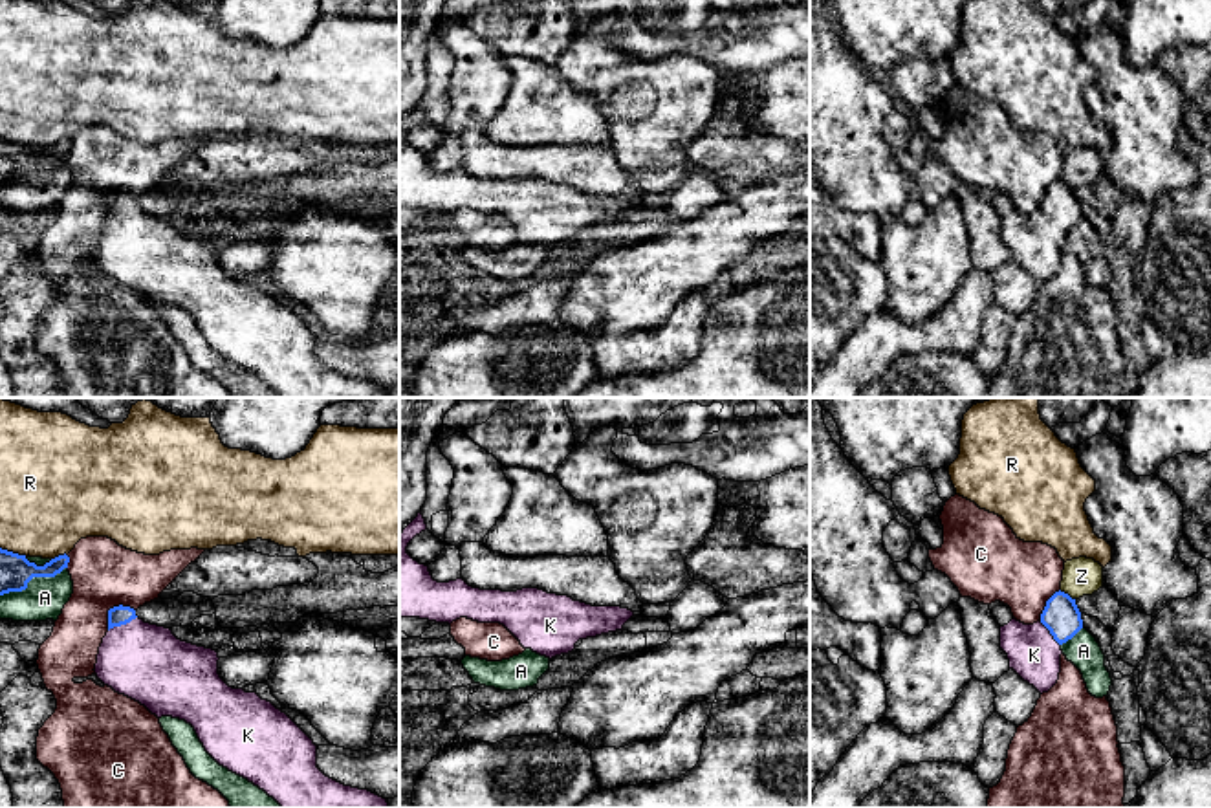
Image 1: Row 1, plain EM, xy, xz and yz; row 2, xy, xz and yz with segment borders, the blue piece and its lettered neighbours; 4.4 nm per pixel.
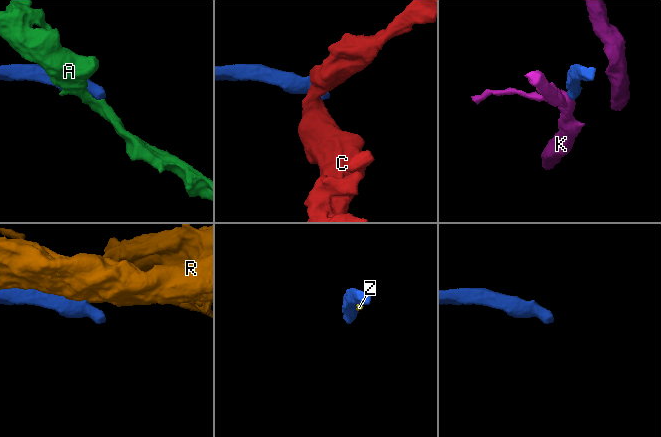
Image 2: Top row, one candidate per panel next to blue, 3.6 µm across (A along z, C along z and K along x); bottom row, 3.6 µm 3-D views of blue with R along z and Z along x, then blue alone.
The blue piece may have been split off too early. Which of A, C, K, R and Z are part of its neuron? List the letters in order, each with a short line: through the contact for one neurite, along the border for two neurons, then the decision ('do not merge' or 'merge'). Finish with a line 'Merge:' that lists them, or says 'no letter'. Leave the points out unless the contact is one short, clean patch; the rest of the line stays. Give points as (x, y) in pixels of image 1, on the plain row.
A: do not merge
C: xy (134, 198), (114, 195), (109, 200), (107, 218) | do not merge
K: xy (118, 206), (121, 213), (130, 235), (149, 253) | merge
R: do not merge
Z: yz (1059, 180), (1074, 189) | do not merge
Merge: K

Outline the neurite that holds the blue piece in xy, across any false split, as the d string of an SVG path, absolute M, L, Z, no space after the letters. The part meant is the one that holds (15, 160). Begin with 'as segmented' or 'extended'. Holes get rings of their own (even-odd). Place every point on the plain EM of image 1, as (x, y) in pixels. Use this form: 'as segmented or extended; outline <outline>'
as segmented; outline M0 137L0 185L9 181L22 181L33 167L55 167L64 158L68 158L70 147L59 145L37 156L29 152L26 145L18 145Z

